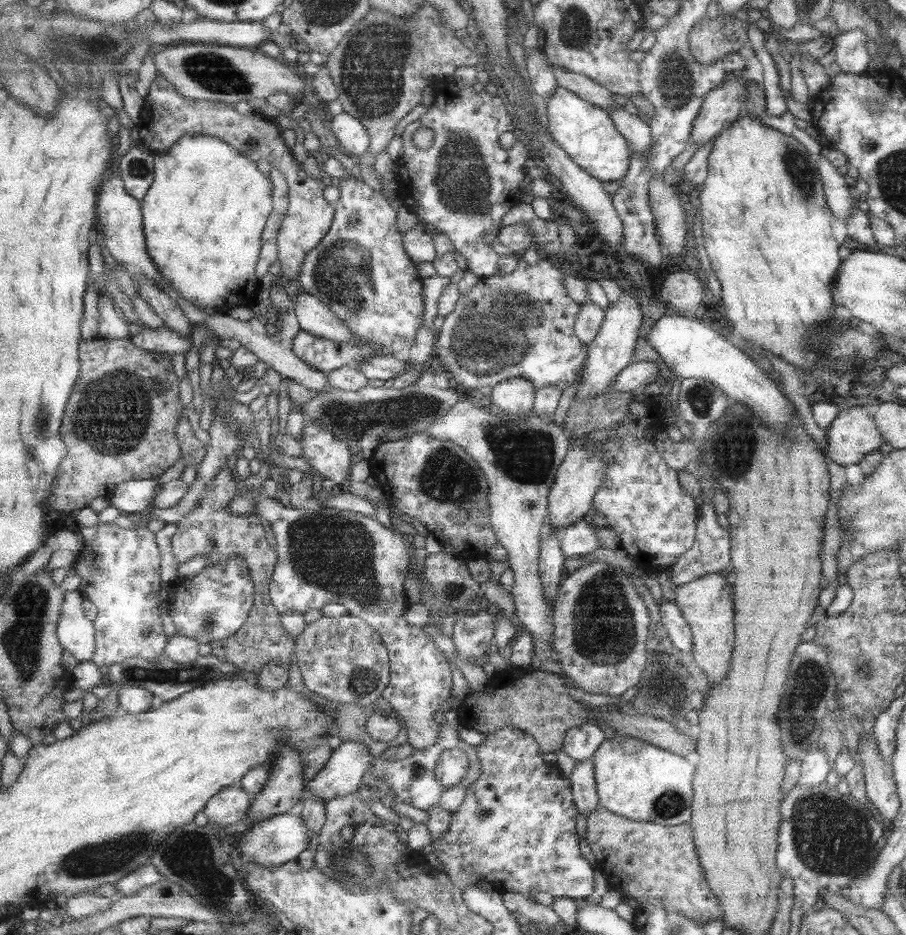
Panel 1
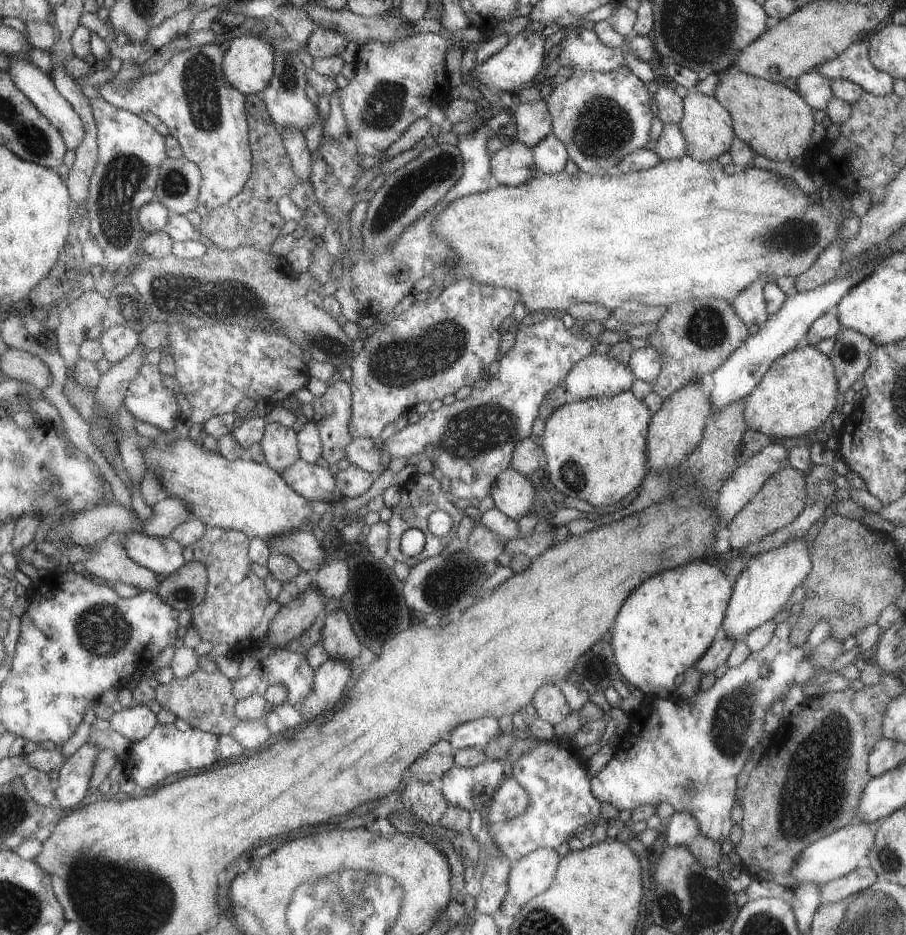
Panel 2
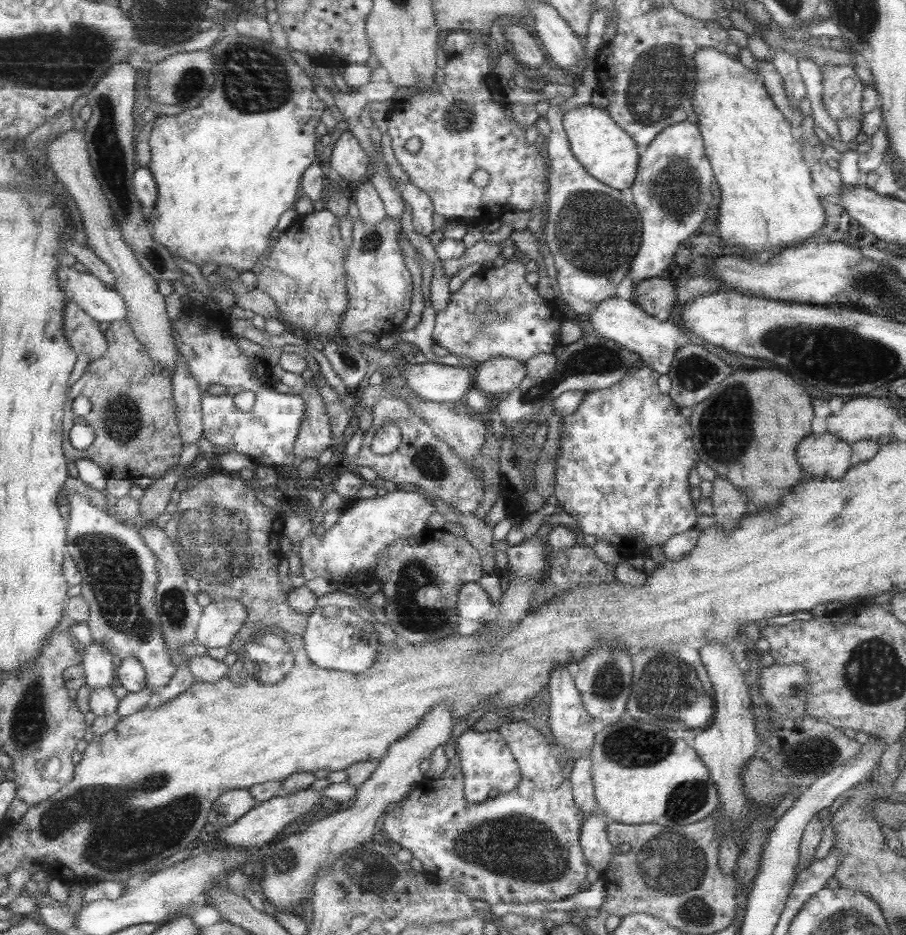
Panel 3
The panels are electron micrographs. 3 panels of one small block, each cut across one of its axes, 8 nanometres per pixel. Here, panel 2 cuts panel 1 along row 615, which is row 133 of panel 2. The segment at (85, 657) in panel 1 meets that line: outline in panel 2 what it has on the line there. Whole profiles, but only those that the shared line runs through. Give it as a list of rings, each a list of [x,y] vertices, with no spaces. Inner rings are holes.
[[[23,58],[9,60],[9,74],[12,75],[17,86],[28,95],[29,100],[36,104],[41,109],[41,112],[61,131],[61,136],[64,138],[68,150],[73,150],[76,153],[81,148],[81,142],[85,142],[85,138],[88,137],[88,127],[85,126],[84,119],[81,118],[80,114],[77,114],[77,110],[72,103],[60,93],[60,90],[57,90],[51,73],[46,73],[31,64],[31,62],[23,60]]]

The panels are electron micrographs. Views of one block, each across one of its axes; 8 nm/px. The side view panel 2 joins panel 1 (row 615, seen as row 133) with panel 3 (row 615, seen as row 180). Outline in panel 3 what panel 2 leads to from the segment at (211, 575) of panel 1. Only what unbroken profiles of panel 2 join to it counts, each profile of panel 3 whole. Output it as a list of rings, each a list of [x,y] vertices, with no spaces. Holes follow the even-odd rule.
[[[225,598],[212,600],[202,612],[197,644],[206,648],[227,648],[248,620],[243,602]]]

